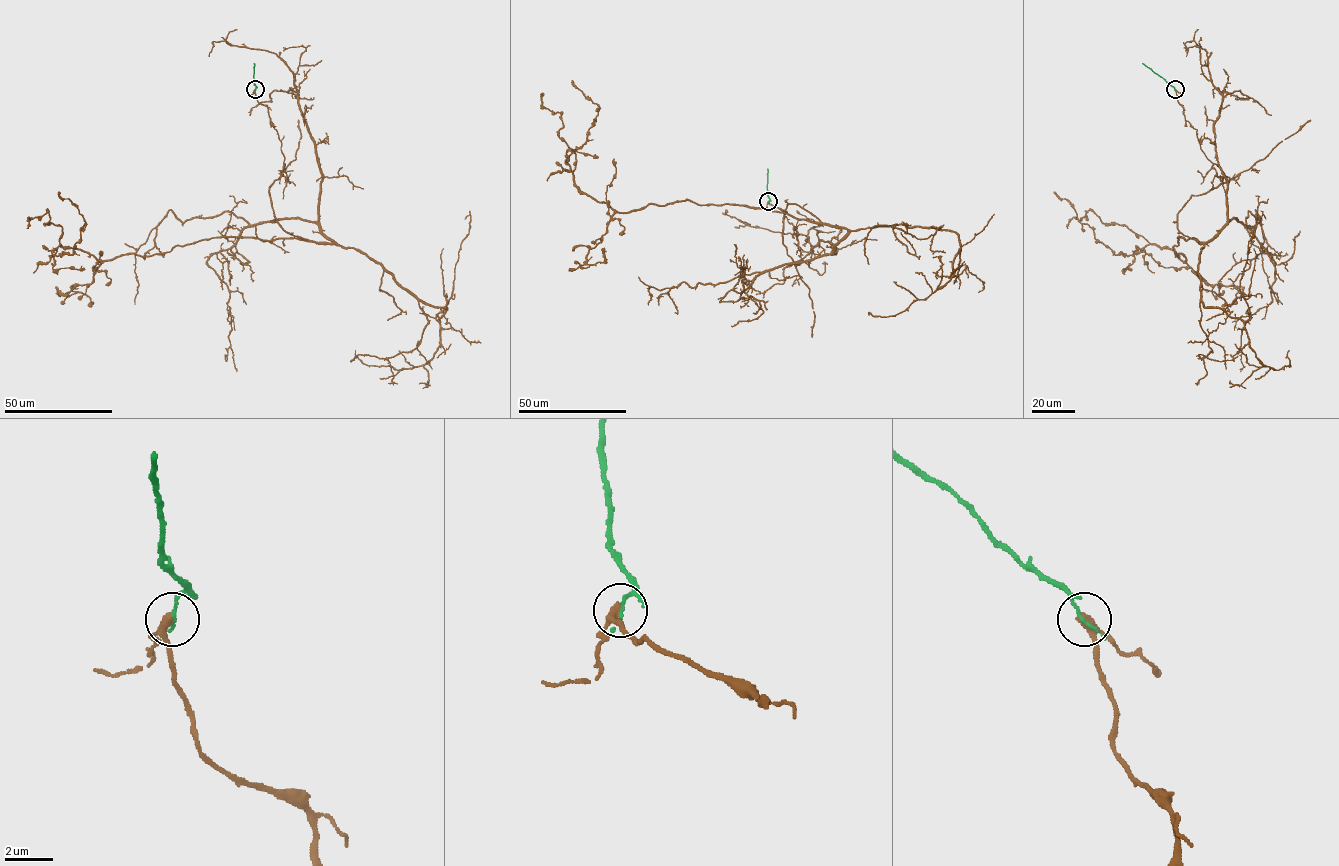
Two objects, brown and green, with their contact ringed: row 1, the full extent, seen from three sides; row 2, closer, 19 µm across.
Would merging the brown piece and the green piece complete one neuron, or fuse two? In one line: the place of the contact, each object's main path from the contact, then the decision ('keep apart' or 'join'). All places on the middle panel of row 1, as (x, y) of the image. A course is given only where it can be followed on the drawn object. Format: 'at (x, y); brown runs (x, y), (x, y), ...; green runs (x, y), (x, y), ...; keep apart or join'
at (768, 201); brown runs (769, 201), (798, 265), (797, 204), (819, 221), (584, 194), (566, 159), (599, 107), (572, 80); green runs (769, 201), (767, 168); keep apart

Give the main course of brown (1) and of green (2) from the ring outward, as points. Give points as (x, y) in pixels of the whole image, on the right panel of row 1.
1: (1175, 89), (1238, 176), (1179, 212), (1185, 261), (1115, 255), (1054, 191)
2: (1175, 89), (1142, 63)

